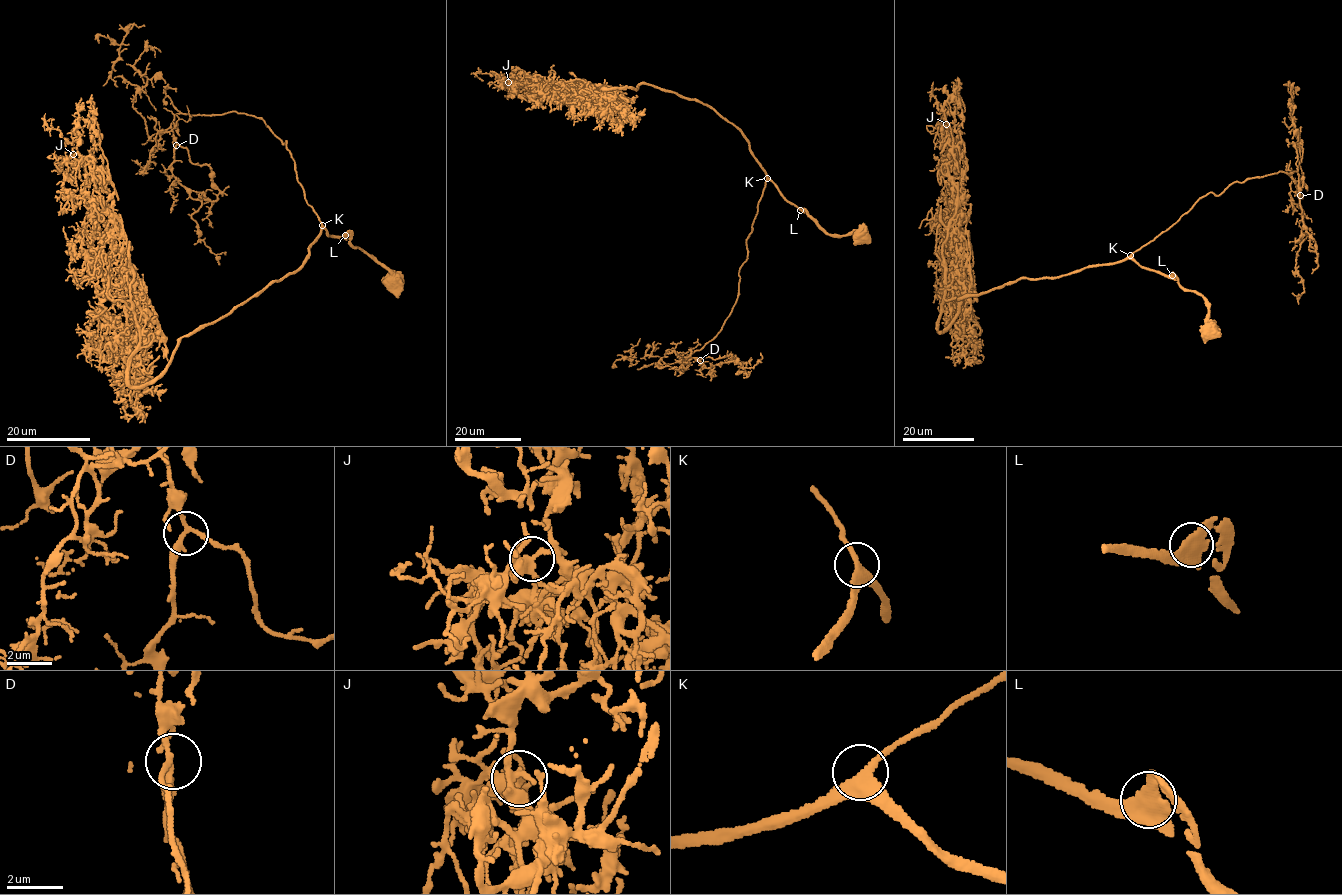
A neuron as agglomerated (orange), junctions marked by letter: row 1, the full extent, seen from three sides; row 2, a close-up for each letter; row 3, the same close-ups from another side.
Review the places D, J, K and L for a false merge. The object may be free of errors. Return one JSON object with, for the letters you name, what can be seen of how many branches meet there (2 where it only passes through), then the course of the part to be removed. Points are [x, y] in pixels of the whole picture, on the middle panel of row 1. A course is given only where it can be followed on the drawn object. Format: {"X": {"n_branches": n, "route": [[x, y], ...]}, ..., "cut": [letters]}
{"cut": []}

